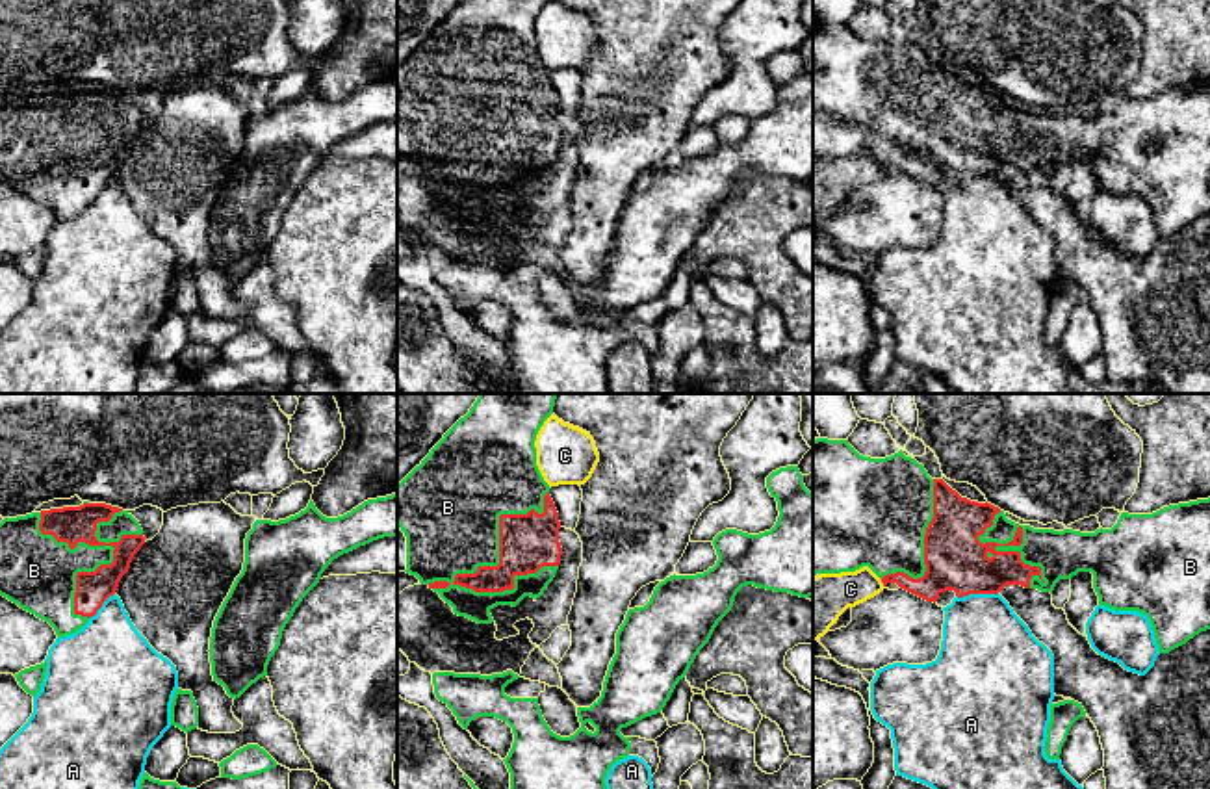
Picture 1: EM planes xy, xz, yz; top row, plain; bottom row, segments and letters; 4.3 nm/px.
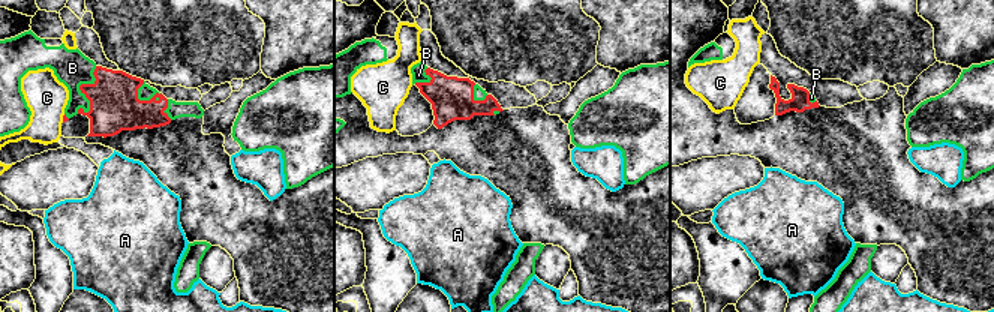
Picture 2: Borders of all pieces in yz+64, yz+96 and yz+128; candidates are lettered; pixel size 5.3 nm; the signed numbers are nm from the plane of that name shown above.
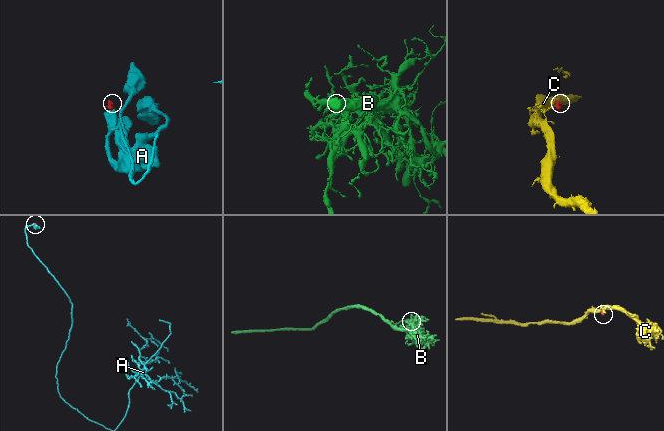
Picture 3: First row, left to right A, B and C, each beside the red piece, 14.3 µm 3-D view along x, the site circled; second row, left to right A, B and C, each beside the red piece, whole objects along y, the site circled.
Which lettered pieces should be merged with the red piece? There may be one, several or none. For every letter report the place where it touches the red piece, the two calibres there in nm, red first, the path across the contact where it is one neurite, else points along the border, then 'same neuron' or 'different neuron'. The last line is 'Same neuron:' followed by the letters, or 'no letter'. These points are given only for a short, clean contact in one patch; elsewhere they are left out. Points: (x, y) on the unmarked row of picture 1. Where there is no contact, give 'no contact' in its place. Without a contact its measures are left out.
A: contact yz (977, 177); calibres 260 and 400 nm; border yz (997, 177), (956, 181); different neuron
B: contact xz (500, 129); calibres 240 and 420 nm; same neuron
C: contact yz (882, 166); calibres 140 and 200 nm; border yz (880, 164), (884, 171); different neuron
Same neuron: B

